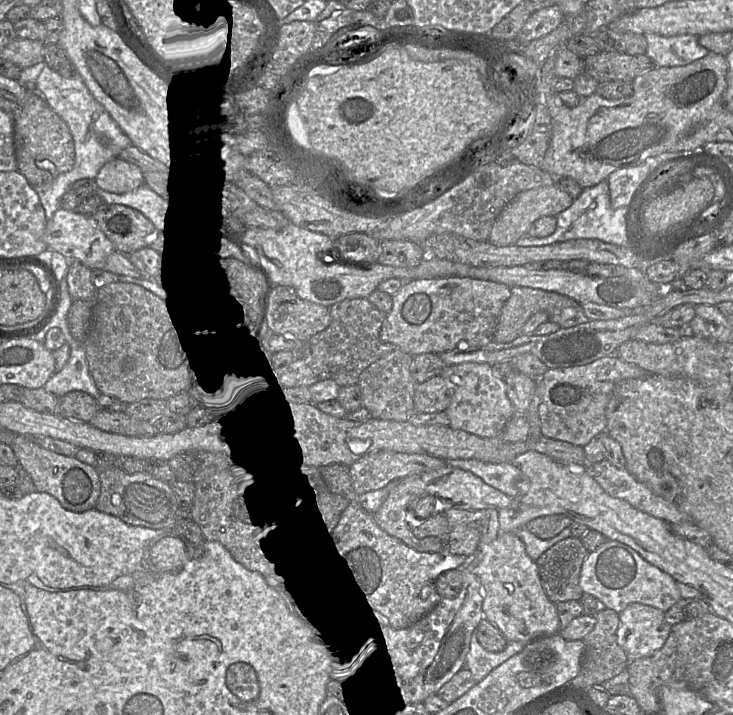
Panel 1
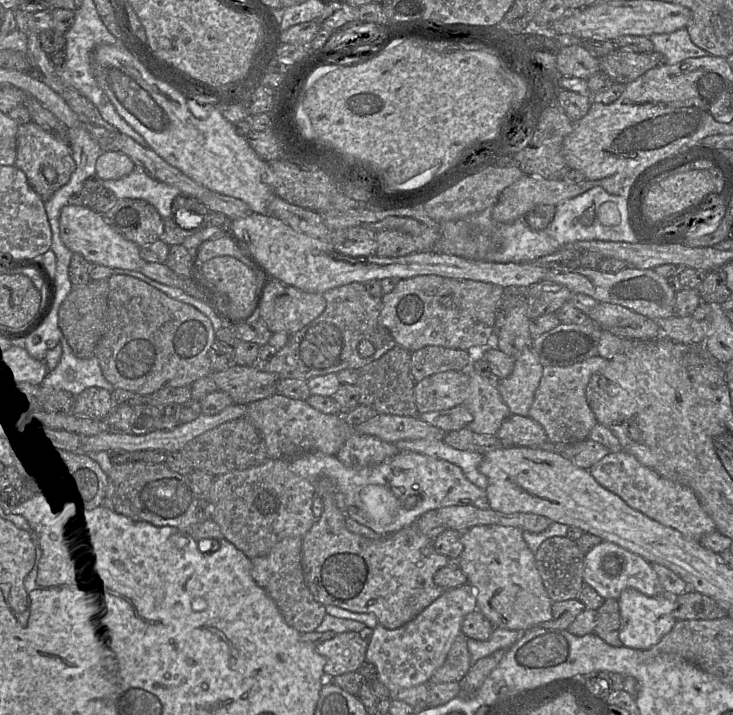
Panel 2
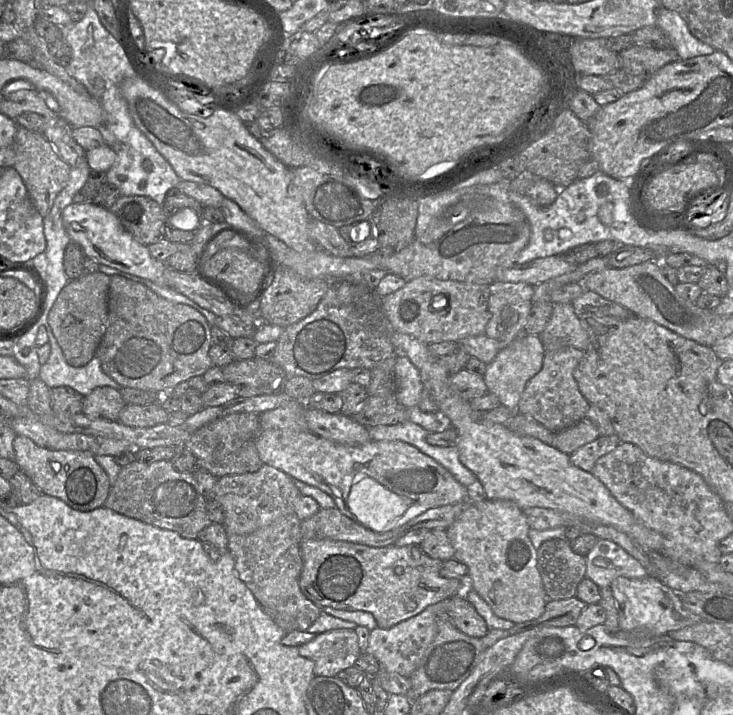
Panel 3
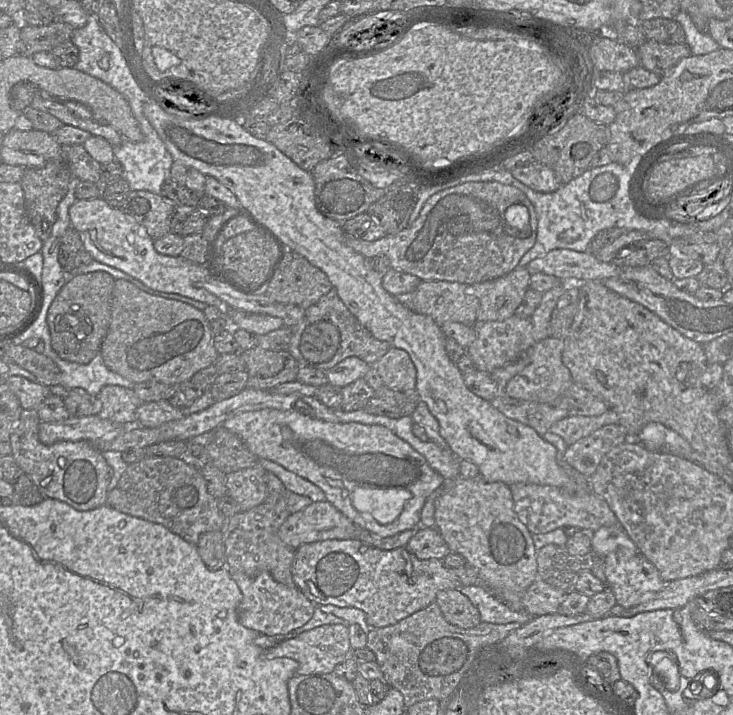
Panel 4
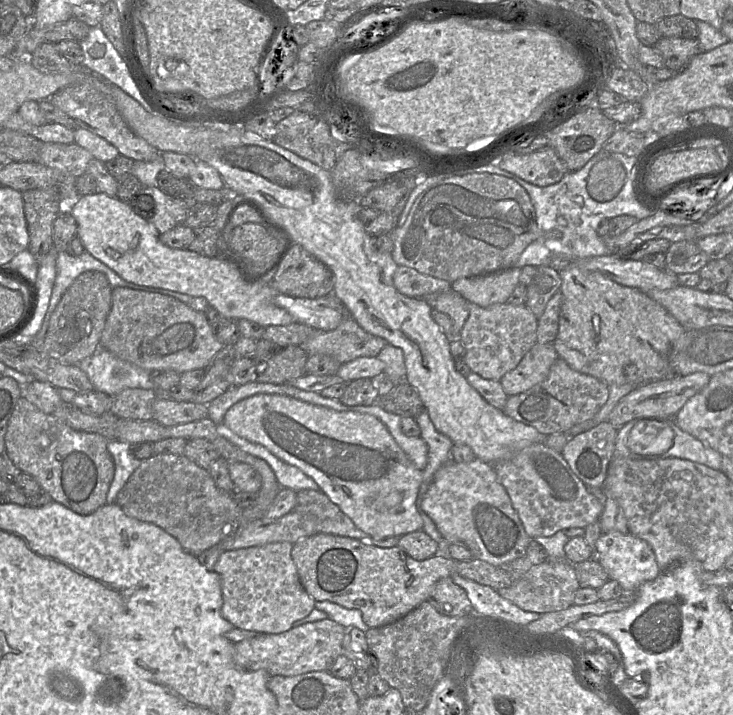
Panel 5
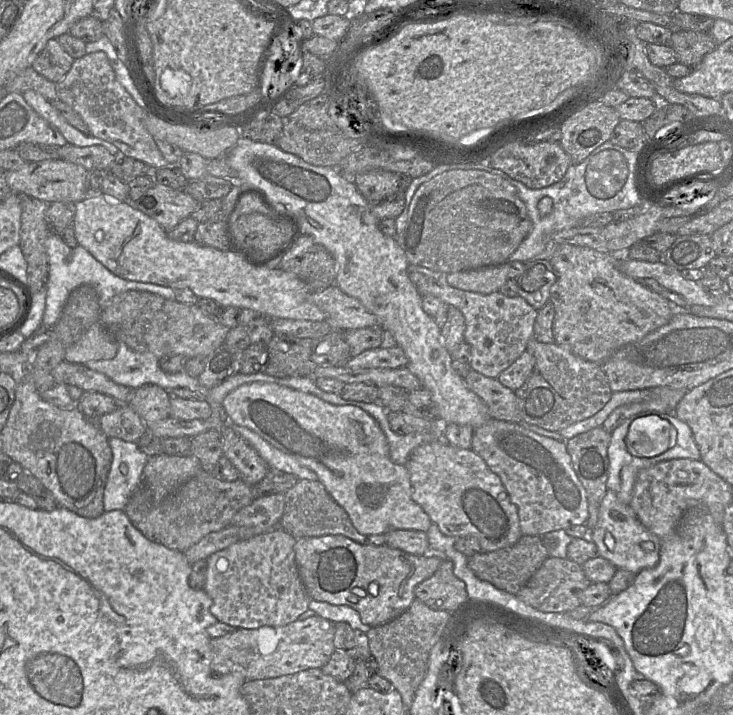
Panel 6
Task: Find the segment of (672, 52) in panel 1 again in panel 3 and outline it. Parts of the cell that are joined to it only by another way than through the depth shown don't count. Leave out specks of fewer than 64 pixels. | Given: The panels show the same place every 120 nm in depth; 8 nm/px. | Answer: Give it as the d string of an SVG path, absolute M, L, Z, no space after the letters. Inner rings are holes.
M663 7L658 13L656 25L668 36L670 46L677 51L681 60L715 51L692 35L684 19L675 11Z

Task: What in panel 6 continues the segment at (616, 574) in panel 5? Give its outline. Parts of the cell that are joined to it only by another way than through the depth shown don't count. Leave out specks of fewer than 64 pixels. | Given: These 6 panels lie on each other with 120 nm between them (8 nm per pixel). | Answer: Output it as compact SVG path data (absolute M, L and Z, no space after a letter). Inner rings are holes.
M607 490L599 507L599 518L588 537L596 544L598 555L610 561L617 569L638 574L643 569L657 566L662 540L645 528L630 505L622 503L616 493Z

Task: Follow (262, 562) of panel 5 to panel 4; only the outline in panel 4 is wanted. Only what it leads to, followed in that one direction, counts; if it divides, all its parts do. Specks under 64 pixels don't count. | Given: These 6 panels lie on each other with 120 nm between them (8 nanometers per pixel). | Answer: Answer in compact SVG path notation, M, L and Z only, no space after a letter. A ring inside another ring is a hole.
M261 571L255 575L241 572L230 574L242 593L237 616L246 628L268 636L284 635L303 626L312 618L315 604L298 588L290 588L274 580L268 571Z

